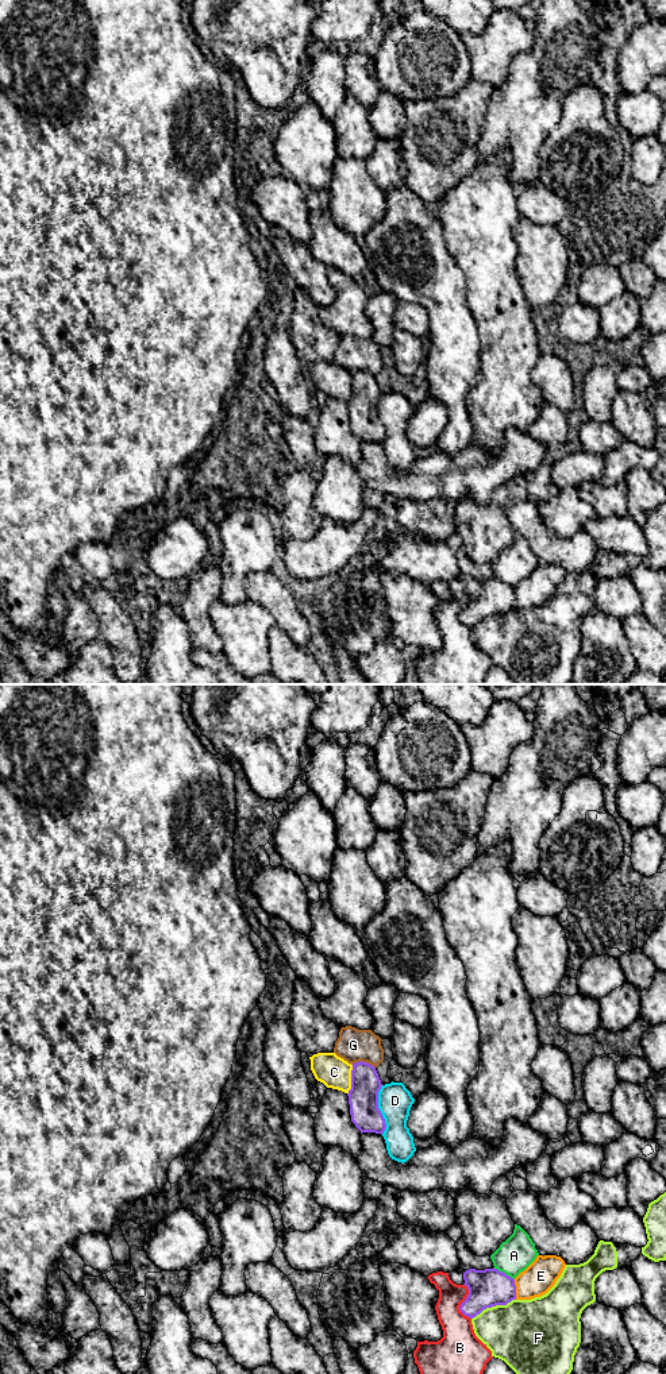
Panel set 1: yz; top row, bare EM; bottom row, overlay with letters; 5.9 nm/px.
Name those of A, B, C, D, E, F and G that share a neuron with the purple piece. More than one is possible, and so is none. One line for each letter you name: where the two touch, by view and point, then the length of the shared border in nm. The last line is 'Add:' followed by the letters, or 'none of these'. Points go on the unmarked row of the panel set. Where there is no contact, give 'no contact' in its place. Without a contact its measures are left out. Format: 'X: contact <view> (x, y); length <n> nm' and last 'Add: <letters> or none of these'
Add: none of these

